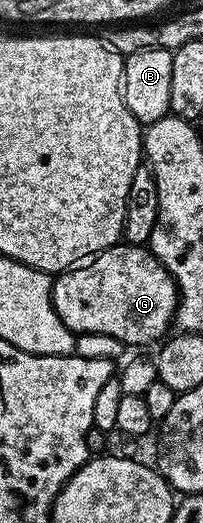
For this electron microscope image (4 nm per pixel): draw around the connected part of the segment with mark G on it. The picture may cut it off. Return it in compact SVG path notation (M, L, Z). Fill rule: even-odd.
M116 245L90 261L62 272L52 282L51 300L57 309L57 317L61 317L71 331L79 335L101 334L115 338L128 348L143 347L146 343L158 344L168 334L167 326L180 306L175 279L167 272L167 267L161 265L159 258L143 245Z

